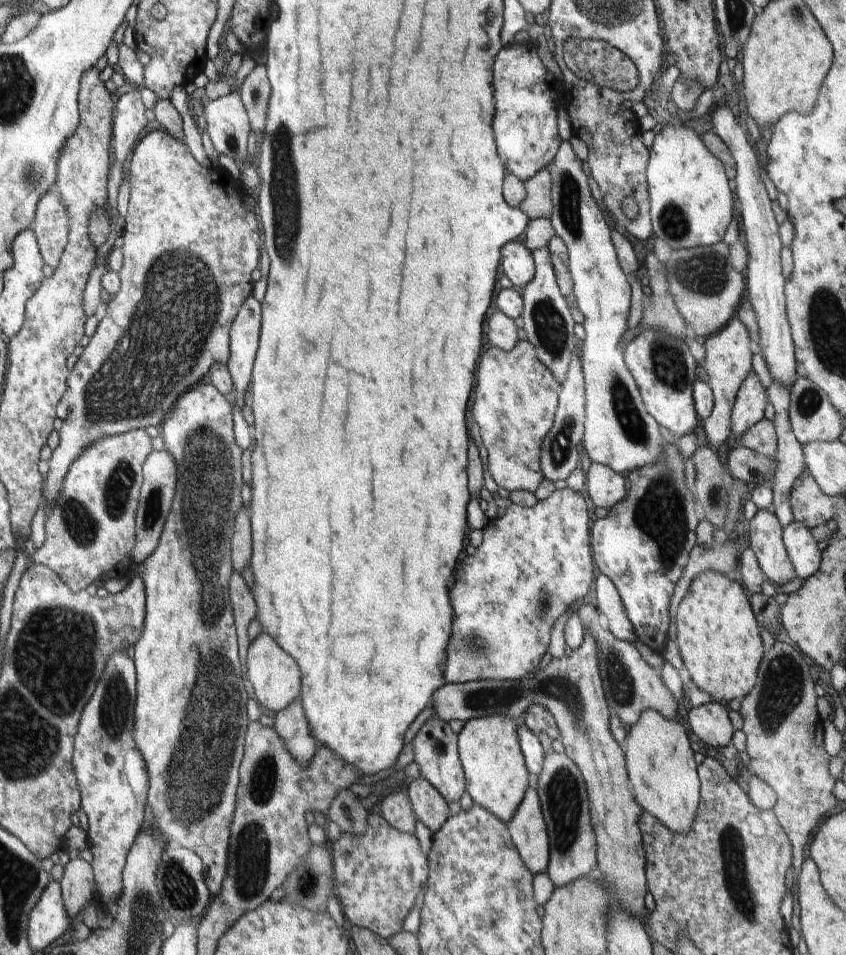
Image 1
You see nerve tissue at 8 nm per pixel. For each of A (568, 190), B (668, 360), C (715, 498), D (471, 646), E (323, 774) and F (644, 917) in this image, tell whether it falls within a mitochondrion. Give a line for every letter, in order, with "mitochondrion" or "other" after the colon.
A: mitochondrion
B: mitochondrion
C: mitochondrion
D: mitochondrion
E: other
F: other

